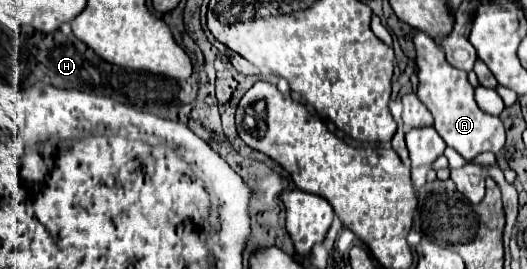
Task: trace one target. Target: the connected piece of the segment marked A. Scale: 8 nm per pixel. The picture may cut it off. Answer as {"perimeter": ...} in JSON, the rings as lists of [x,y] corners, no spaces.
{"perimeter":[[[416,33],[416,65],[418,65],[418,91],[416,95],[428,107],[434,117],[434,129],[446,141],[448,147],[456,149],[464,159],[472,159],[478,153],[498,153],[504,147],[504,125],[498,117],[484,113],[474,99],[474,87],[468,83],[468,73],[452,67],[438,43],[426,33]]]}

